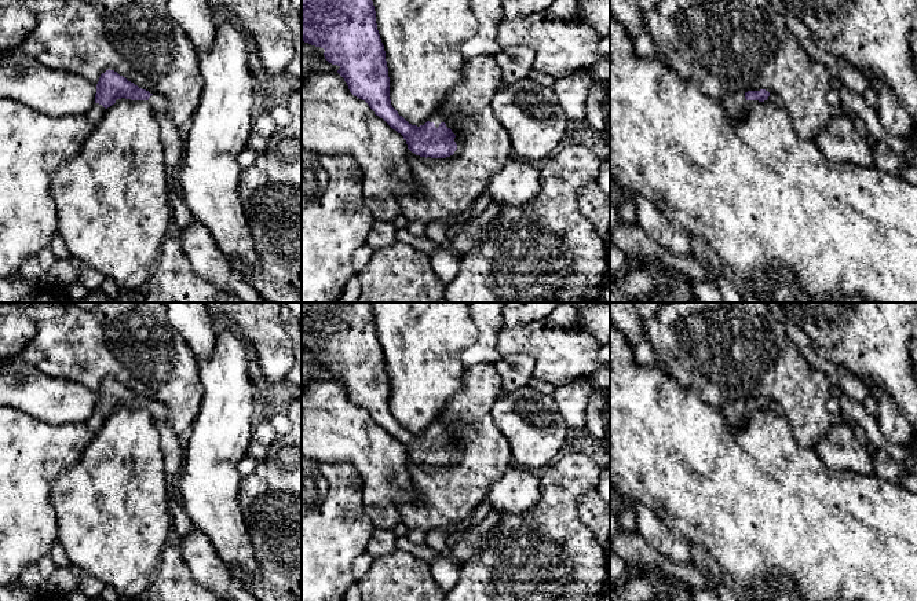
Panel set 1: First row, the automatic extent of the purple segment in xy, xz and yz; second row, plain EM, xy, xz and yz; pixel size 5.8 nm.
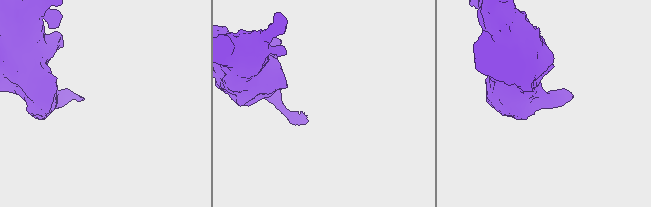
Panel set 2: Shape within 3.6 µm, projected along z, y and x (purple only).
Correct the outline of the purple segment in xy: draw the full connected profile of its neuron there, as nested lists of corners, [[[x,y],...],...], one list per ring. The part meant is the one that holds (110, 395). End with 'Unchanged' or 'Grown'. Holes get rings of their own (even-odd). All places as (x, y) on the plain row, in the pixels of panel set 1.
[[[106,378],[101,382],[96,392],[95,411],[102,413],[105,417],[116,411],[117,407],[147,408],[154,425],[167,425],[168,408],[160,402],[150,402],[139,396],[125,385],[114,378]]]. Grown

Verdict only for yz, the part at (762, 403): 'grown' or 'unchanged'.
grown

